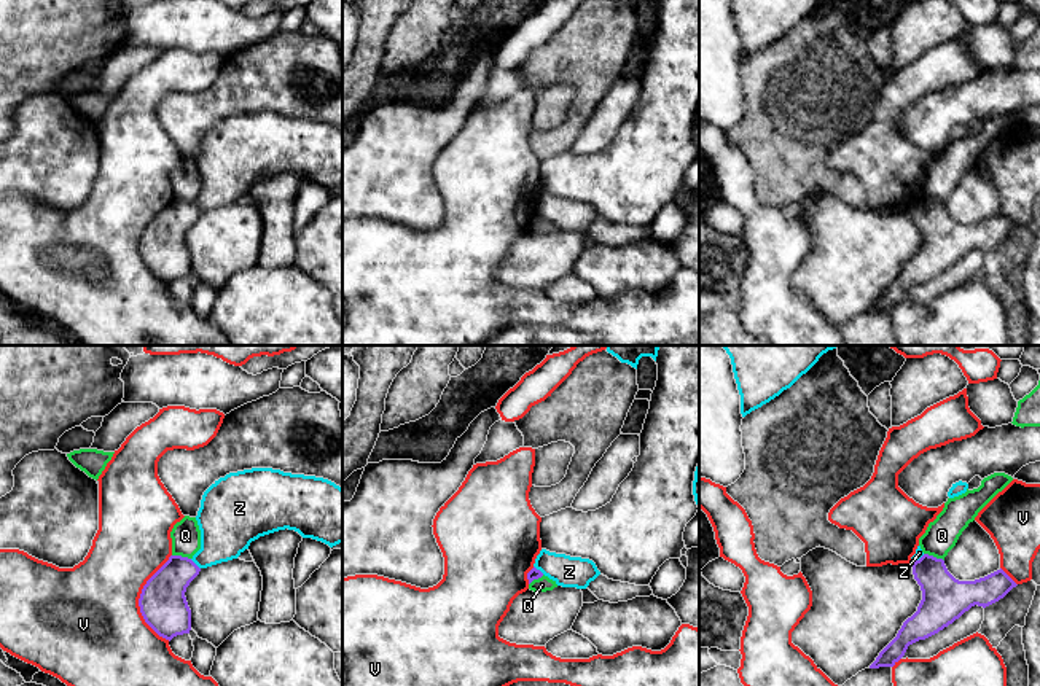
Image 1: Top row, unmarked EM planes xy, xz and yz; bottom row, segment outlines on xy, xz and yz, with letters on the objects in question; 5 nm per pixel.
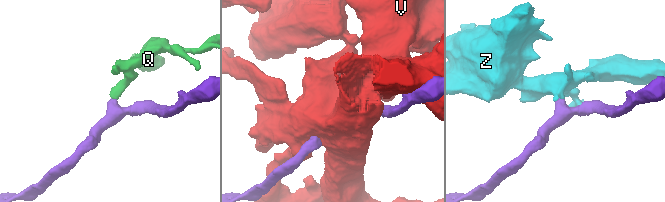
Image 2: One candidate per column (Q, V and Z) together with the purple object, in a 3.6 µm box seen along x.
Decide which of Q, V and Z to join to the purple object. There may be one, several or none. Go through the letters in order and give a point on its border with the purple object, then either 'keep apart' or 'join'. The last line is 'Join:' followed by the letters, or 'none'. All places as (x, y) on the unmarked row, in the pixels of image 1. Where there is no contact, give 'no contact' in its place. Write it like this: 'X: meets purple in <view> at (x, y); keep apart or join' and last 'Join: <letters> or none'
Q: meets purple in yz at (934, 201); keep apart
V: meets purple in xy at (139, 242); keep apart
Z: meets purple in xy at (195, 207); keep apart
Join: none

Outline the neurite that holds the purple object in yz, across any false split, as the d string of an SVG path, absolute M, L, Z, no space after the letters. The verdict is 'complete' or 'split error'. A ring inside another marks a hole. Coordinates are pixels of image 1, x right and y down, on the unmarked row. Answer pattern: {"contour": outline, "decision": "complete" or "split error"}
{"contour": "M929 197L913 205L913 218L922 234L917 255L903 266L870 312L893 310L909 288L938 277L975 248L986 251L999 245L1018 229L1002 212L975 224L959 224L943 202Z", "decision": "complete"}

